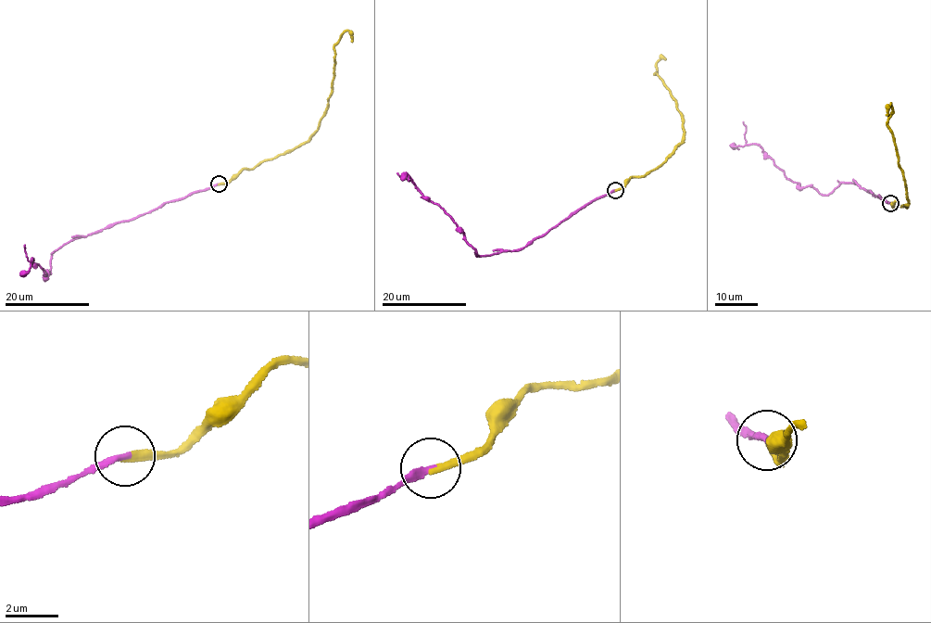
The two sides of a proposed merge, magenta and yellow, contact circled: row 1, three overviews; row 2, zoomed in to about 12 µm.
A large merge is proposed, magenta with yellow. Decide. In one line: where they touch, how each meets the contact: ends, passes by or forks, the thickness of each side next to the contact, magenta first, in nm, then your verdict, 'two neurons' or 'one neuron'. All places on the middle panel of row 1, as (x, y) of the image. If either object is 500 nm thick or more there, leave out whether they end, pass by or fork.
at (615, 190); magenta ends there; yellow ends there; 240 nm thick on the magenta side, 240 nm on the other; one neuron

